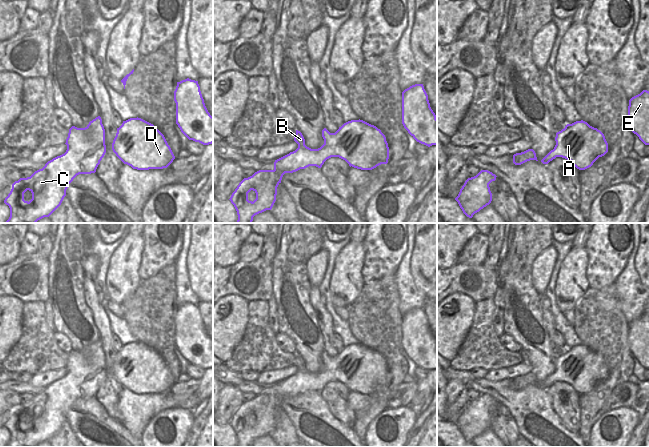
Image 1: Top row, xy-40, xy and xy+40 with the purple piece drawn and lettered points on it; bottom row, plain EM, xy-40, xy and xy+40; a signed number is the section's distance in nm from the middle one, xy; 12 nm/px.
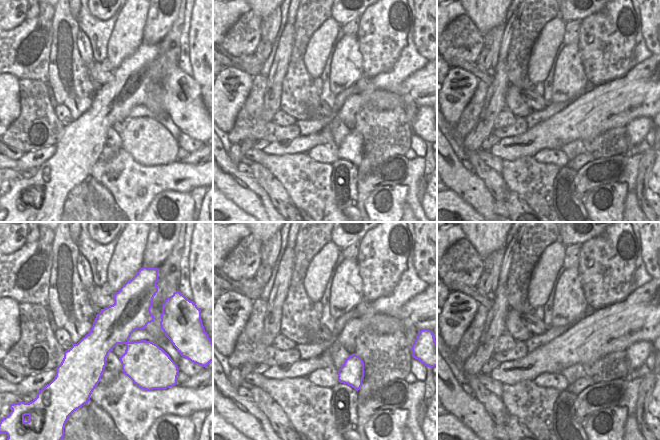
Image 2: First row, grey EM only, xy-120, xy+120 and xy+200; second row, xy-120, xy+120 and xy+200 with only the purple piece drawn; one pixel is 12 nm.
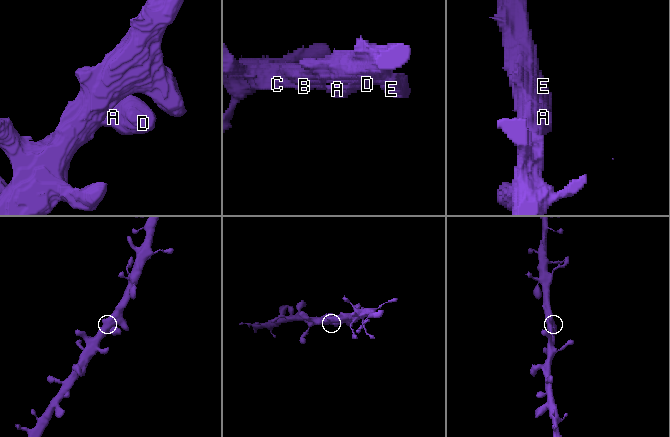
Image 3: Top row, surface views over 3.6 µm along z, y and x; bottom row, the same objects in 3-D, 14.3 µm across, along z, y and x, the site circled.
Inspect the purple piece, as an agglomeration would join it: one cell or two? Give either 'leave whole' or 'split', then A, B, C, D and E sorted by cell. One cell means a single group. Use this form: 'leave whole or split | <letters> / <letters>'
leave whole | A B C D E

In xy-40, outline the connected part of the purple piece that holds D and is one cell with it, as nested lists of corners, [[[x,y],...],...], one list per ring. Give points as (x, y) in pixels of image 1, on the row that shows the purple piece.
[[[138,117],[117,128],[112,150],[124,164],[137,170],[167,168],[175,159],[164,135]]]

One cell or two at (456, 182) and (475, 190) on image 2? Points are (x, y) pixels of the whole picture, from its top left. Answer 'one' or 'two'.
one

